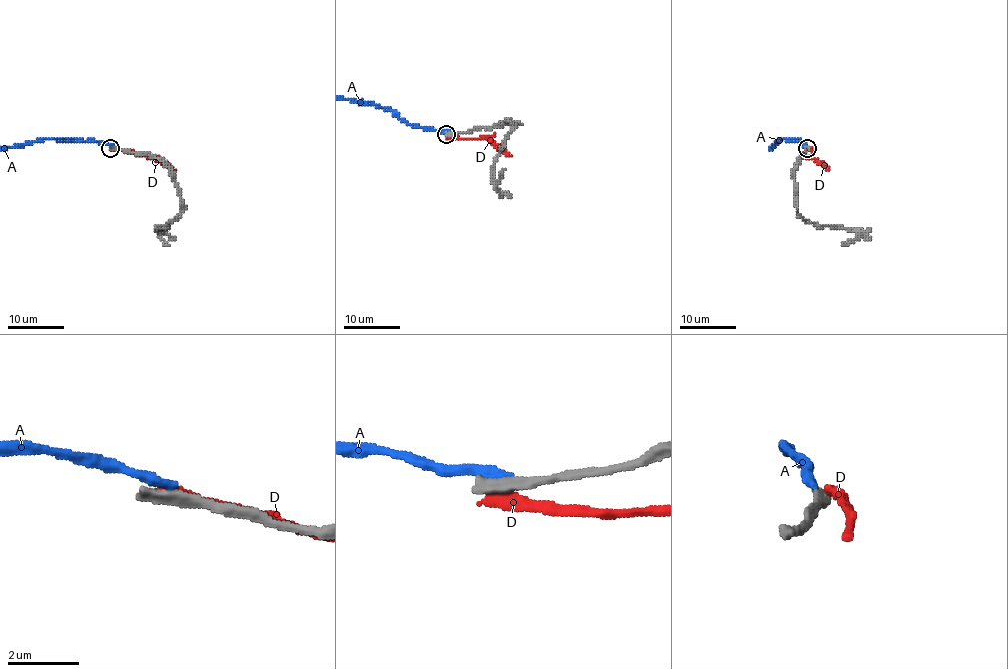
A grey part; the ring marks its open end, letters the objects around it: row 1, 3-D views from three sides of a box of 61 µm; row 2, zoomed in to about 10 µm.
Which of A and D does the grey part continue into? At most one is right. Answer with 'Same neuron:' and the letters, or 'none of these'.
Same neuron: none of these

